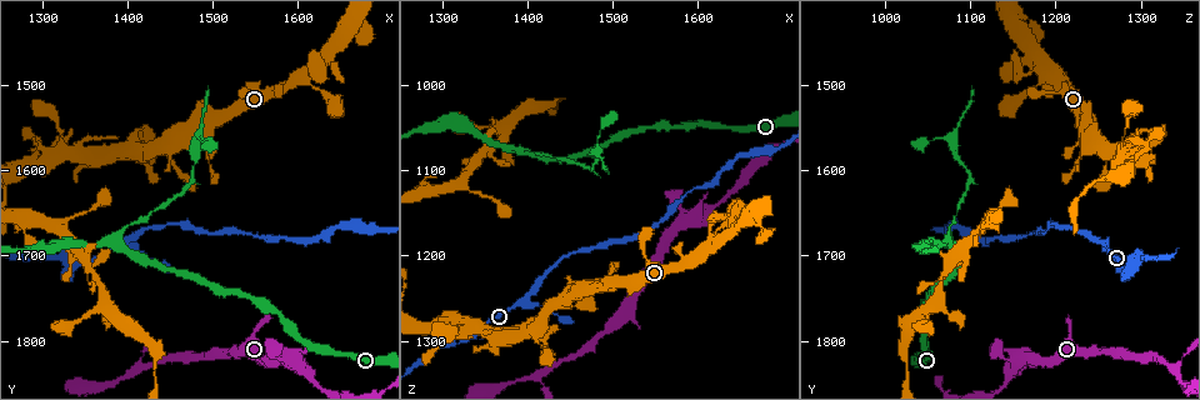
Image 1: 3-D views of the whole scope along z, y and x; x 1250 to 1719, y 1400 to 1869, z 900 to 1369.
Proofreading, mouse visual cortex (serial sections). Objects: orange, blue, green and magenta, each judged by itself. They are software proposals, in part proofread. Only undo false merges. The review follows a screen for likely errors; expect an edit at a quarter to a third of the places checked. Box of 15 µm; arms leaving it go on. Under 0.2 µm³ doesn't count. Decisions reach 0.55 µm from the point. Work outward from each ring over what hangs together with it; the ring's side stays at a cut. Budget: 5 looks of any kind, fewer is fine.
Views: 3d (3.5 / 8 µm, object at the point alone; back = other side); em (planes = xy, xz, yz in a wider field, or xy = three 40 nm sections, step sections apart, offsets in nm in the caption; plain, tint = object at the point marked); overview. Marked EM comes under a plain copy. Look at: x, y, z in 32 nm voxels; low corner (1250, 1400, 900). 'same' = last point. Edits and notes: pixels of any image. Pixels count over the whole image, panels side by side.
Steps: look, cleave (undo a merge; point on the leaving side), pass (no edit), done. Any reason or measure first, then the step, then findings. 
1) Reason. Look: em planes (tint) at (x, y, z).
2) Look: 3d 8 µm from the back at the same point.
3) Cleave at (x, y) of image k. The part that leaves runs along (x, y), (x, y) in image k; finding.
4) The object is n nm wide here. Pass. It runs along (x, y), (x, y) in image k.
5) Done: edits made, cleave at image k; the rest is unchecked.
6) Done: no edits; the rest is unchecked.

Thick turns thin. Look: 3d 3.5 µm at (1325, 1700, 1300).

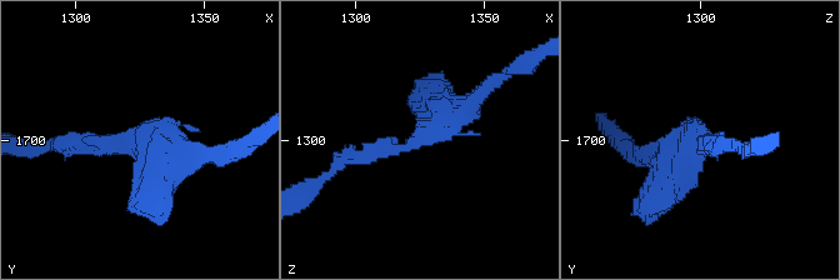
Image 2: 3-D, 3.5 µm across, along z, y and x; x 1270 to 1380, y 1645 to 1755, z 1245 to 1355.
Look: em xy step 2 (tint) at (1324, 1700, 1299).

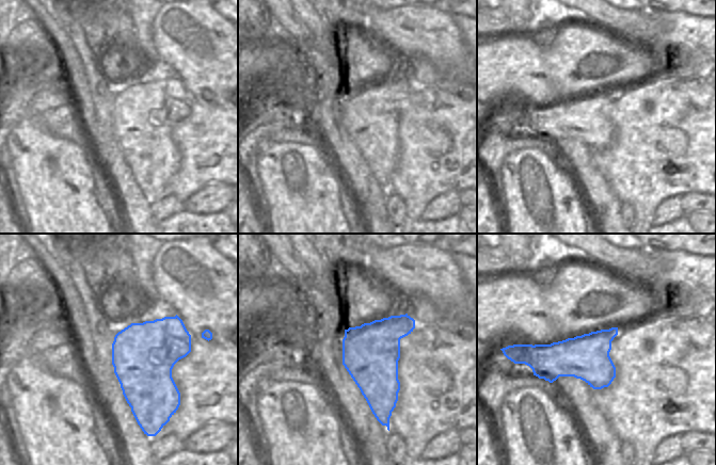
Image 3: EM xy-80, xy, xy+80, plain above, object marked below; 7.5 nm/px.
The arms are 200, 350 nm wide. Pass. It runs along (483, 93), (406, 148), (341, 164) in image 2; all the same cell.

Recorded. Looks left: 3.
Abrupt turn. Look: 3d 3.5 µm at (1385, 1685, 1080).

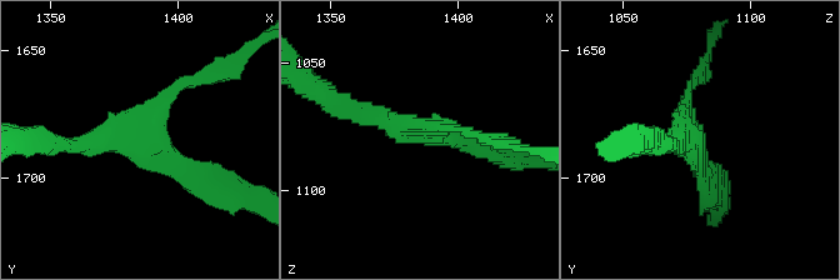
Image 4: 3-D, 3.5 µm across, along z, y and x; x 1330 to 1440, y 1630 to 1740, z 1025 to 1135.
3 arms meet here; the arms are 150, 250, 300 nm wide; now the EM. Look: em xy step 3 (tint) at (1388, 1684, 1077).

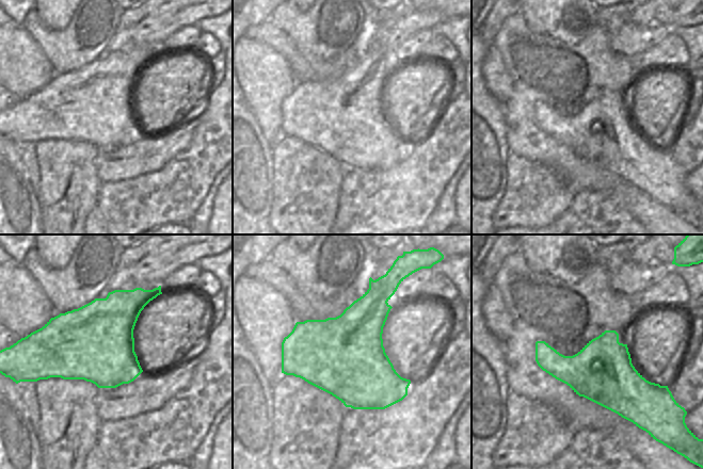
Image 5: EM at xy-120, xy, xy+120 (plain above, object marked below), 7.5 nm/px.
Pass. It runs along (210, 191), (149, 138), (69, 145) in image 4; all the same cell.

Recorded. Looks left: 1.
Done: no edits; the rest is unchecked.

